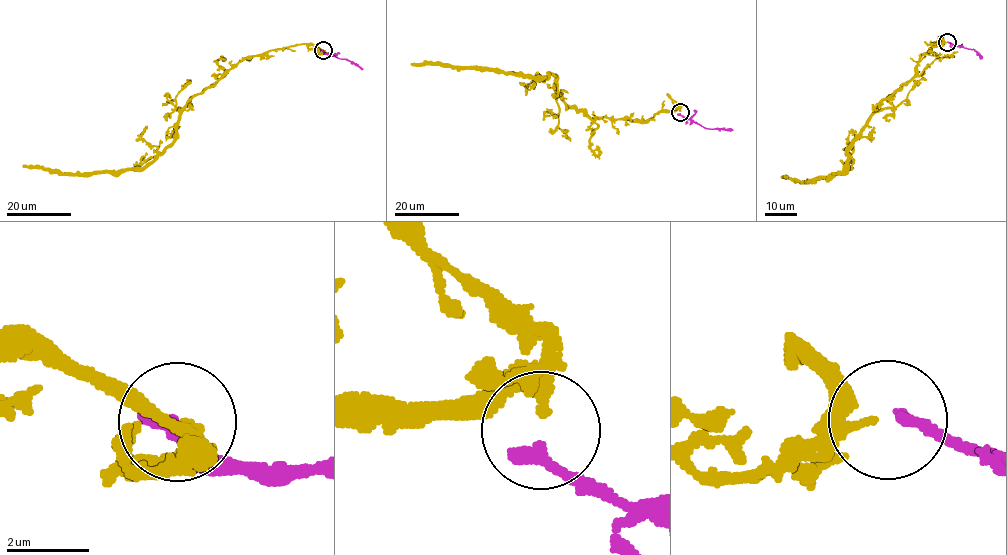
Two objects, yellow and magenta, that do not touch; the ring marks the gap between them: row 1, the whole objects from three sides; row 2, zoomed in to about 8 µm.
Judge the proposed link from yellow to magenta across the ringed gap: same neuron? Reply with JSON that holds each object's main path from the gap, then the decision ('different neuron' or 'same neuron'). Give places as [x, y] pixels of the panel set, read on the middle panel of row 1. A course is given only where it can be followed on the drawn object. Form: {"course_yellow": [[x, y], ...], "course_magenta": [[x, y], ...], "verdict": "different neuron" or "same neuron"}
{"course_yellow": [[680, 111], [660, 111], [645, 121], [590, 118], [566, 103], [552, 74], [523, 75], [411, 63]], "course_magenta": [[680, 113], [707, 128], [733, 130]], "verdict": "same neuron"}

